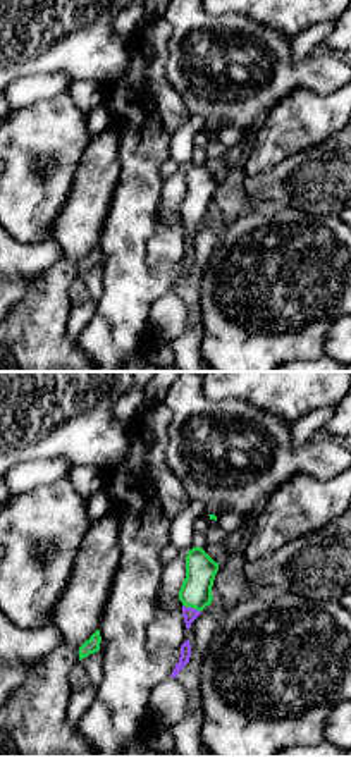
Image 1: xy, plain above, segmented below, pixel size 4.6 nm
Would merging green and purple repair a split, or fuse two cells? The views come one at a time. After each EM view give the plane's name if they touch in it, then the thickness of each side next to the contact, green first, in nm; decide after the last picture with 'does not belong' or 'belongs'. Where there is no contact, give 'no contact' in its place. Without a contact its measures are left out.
meets green in xy; 140 nm thick on the green side, 70 nm on the other

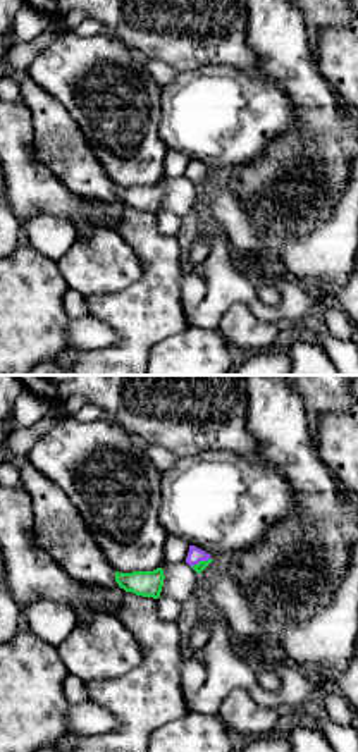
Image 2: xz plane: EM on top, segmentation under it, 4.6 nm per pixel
meets green in xz; 50 nm thick on the green side, 70 nm on the other

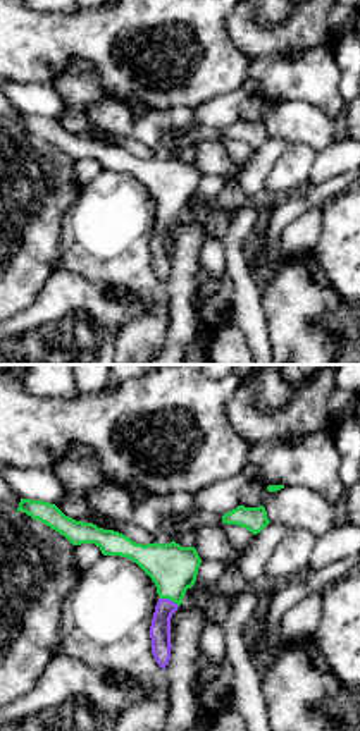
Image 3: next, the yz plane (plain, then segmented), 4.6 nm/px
meets green in yz; 220 nm thick on the green side, 100 nm on the other

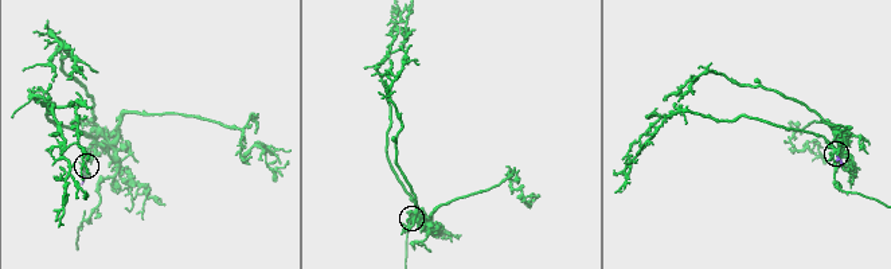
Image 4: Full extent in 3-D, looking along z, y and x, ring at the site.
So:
belongs

